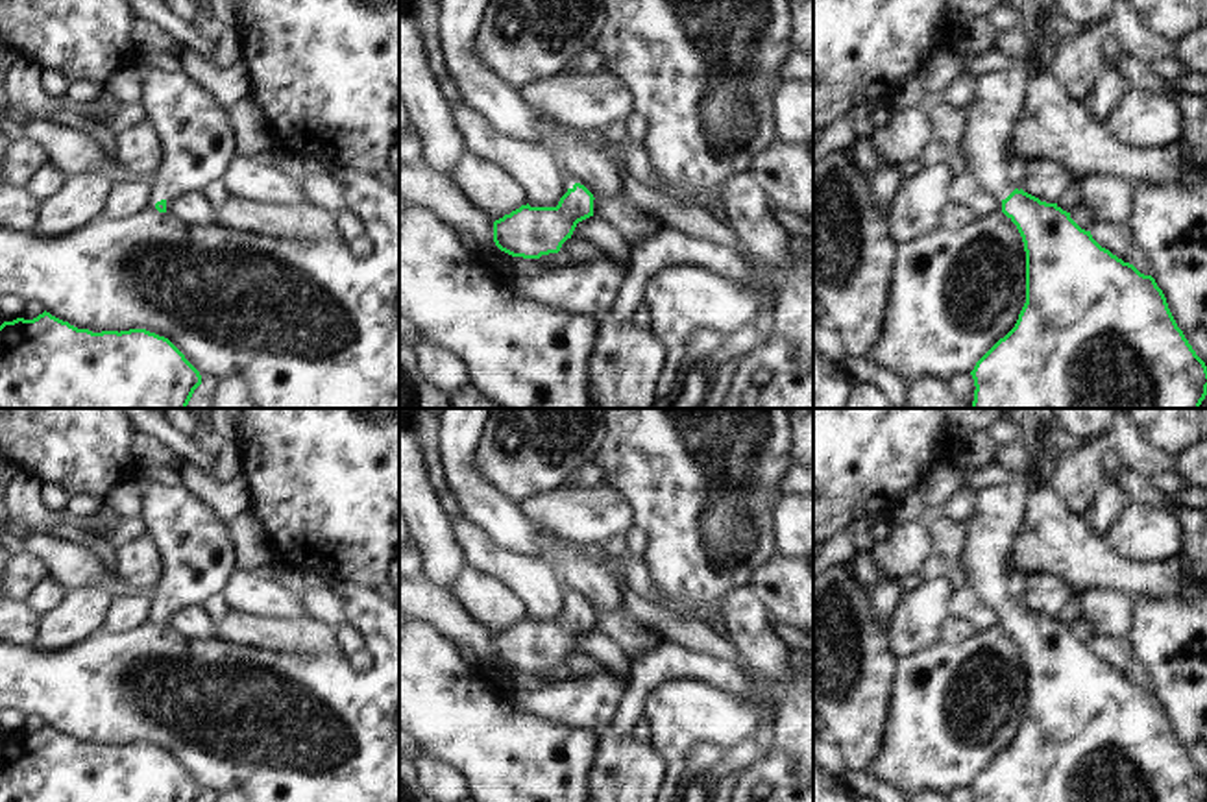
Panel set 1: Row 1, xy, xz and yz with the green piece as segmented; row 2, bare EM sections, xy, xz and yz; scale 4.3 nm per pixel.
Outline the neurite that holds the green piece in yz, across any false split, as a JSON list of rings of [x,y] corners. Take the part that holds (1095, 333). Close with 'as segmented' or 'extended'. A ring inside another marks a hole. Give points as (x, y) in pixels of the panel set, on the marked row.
[[[1028,67],[974,78],[967,124],[957,144],[967,159],[967,172],[1002,201],[1002,213],[1017,225],[1026,251],[1026,303],[1015,327],[970,371],[976,386],[972,408],[1200,408],[1207,395],[1207,366],[1177,327],[1155,279],[1102,248],[1057,203],[1041,201],[1009,181],[1026,81]]]; extended

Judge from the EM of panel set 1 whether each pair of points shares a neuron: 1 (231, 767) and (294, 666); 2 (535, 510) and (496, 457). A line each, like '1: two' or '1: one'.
1: one
2: two

